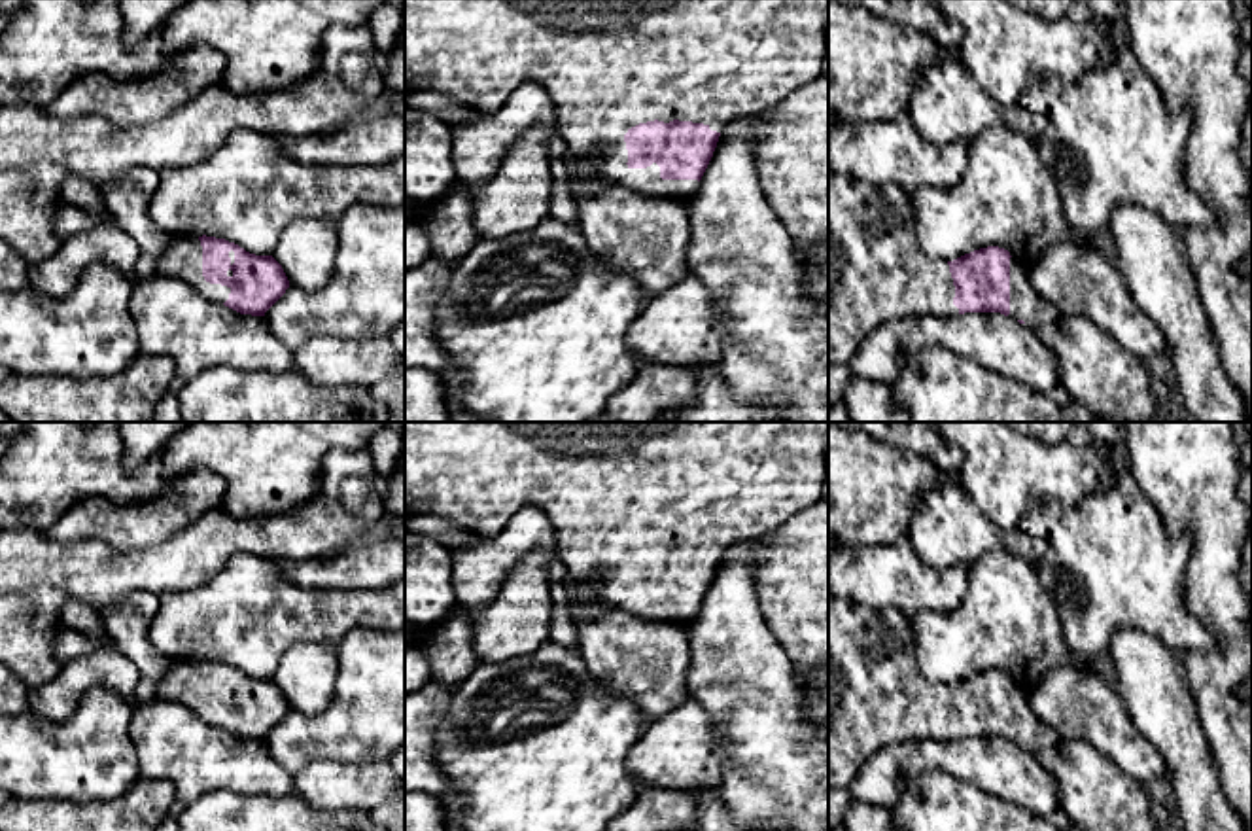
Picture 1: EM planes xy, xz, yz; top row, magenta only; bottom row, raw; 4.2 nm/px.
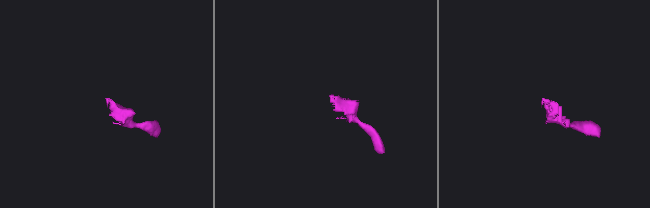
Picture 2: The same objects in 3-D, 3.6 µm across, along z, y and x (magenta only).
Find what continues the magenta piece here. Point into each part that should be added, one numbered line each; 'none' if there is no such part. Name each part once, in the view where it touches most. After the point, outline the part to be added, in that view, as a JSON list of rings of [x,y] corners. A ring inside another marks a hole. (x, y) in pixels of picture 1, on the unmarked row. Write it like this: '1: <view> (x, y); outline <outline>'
1: xz (608, 489); outline [[[405,422],[405,517],[435,515],[454,521],[478,538],[497,536],[507,522],[524,507],[541,509],[550,521],[556,536],[556,551],[573,579],[596,579],[600,594],[609,606],[647,621],[673,625],[690,623],[698,604],[662,604],[660,591],[630,592],[624,558],[647,545],[673,543],[692,547],[730,545],[766,538],[792,515],[821,500],[821,486],[828,471],[825,445],[828,443],[828,422]]]

